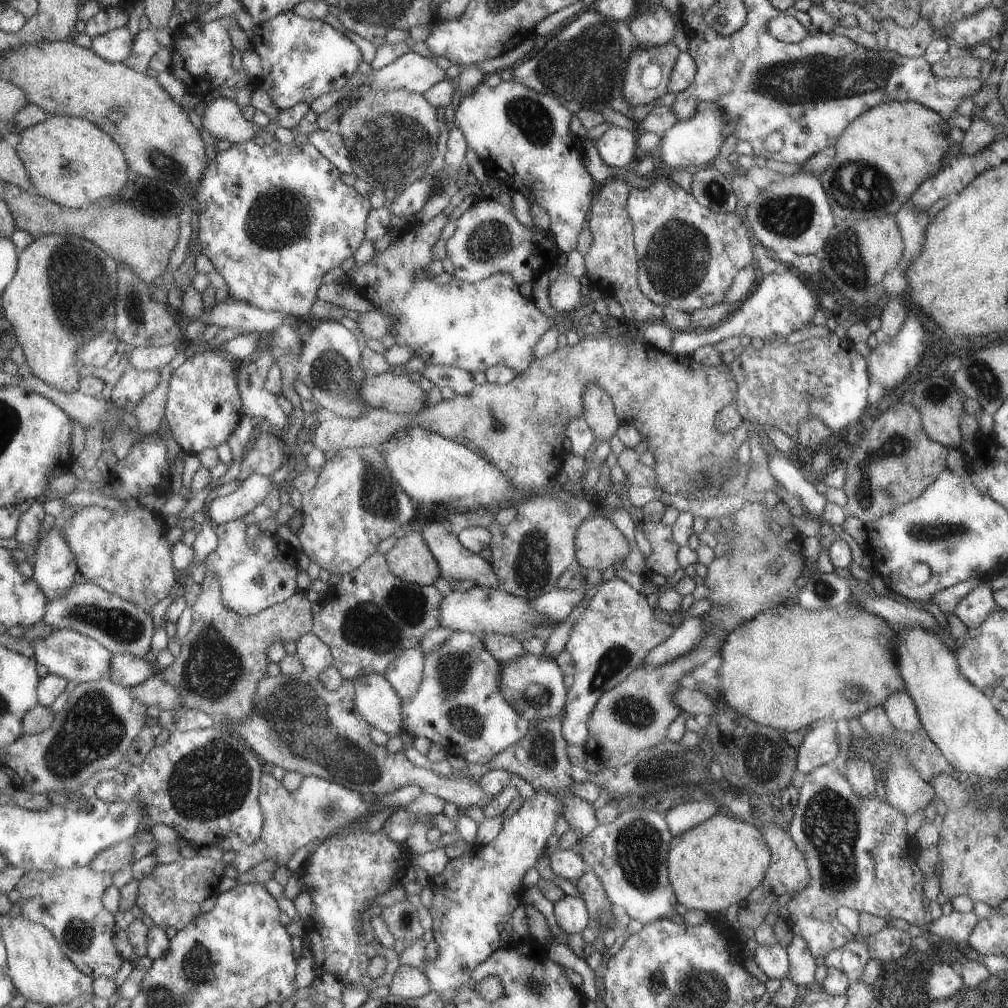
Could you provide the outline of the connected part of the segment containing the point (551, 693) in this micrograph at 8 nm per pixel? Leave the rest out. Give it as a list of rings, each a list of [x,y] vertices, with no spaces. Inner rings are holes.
[[[523,654],[521,658],[501,664],[501,693],[504,699],[510,703],[519,715],[523,715],[528,721],[547,720],[553,716],[561,717],[567,690],[563,684],[561,670],[551,657],[544,655]]]

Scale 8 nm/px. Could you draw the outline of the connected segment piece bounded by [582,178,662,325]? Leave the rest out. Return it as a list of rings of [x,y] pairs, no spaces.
[[[616,178],[598,185],[585,220],[585,226],[591,232],[592,244],[582,256],[585,265],[583,277],[587,278],[587,284],[591,288],[619,302],[624,319],[629,318],[637,324],[645,325],[662,318],[662,307],[647,300],[637,286],[638,258],[634,249],[631,220],[627,218],[625,210],[629,188],[628,183]]]

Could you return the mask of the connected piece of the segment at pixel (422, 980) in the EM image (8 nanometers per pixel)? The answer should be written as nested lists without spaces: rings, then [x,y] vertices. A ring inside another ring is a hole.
[[[400,965],[388,988],[389,992],[401,998],[415,999],[429,994],[431,983],[424,969]]]

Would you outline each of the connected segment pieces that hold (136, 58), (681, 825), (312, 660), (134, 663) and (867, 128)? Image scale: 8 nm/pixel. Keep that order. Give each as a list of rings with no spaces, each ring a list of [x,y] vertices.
[[[148,26],[138,32],[135,36],[135,42],[132,48],[132,53],[124,62],[127,66],[144,73],[150,67],[150,62],[153,56],[161,50],[161,48],[169,48],[175,42],[175,33],[168,26],[155,28]]]
[[[711,800],[703,802],[683,802],[676,807],[672,807],[664,812],[664,820],[667,830],[672,837],[683,834],[685,830],[693,828],[699,822],[713,816],[717,811],[717,806]]]
[[[312,632],[299,638],[296,646],[295,654],[301,658],[305,671],[315,677],[334,664],[331,647]]]
[[[119,653],[113,656],[109,679],[124,687],[133,688],[135,684],[141,684],[147,678],[159,675],[162,670],[157,661],[151,662],[147,658],[139,658],[133,654]]]
[[[913,101],[881,102],[863,114],[859,114],[841,130],[833,144],[835,156],[818,179],[827,197],[827,204],[837,220],[867,220],[883,214],[895,214],[902,204],[908,202],[911,193],[927,178],[935,174],[951,154],[977,154],[997,138],[997,128],[981,120],[972,118],[969,128],[963,133],[961,142],[955,144],[947,136],[948,123],[934,110]]]

